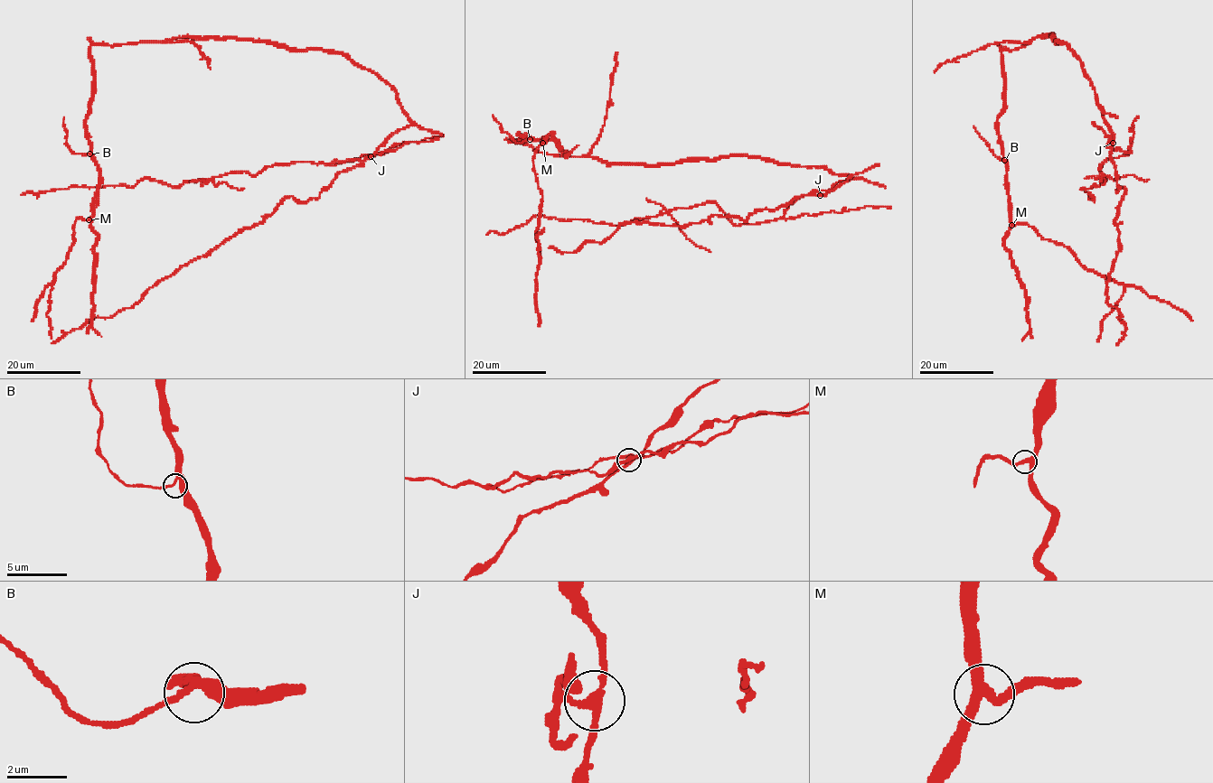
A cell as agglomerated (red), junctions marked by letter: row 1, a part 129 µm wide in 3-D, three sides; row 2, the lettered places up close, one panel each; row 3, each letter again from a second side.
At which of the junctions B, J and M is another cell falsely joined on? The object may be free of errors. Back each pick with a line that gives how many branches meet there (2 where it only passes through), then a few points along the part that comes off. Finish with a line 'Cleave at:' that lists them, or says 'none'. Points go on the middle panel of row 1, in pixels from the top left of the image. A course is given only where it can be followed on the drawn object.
J: 3 | (820, 195), (802, 196), (782, 218), (757, 224), (735, 225), (705, 202), (618, 225), (539, 214), (486, 234)
Cleave at: J

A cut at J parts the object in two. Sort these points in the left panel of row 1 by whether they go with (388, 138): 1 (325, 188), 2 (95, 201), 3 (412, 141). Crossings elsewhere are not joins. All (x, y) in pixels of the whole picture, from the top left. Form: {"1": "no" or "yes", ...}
{"1": "yes", "2": "yes", "3": "no"}

